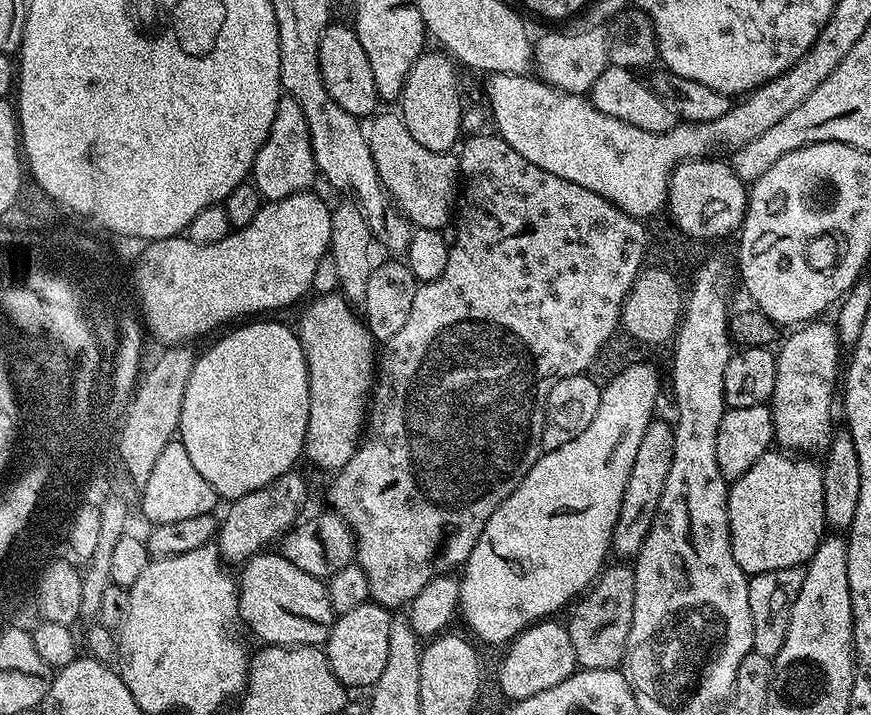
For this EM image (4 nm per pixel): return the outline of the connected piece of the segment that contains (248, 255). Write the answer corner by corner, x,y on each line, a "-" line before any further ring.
305,190
303,192
295,192
292,196
287,196
286,198
282,198
281,200
274,200
271,202
264,202
261,203
260,209
258,210
258,214
254,214
254,218
251,222
249,222
244,228
237,228
231,232
228,233
228,236
226,238
222,238
222,242
210,242
209,244
199,244
198,242
194,242
193,240
188,239
187,235
181,234
178,236
171,236
170,238
166,238
165,240
154,240
151,241
147,245
148,248
145,250
144,253
140,256
140,261
136,264
136,292
138,295
140,295
140,308
138,307
139,315
142,317
142,323
143,327
147,329
147,331
150,333
152,331
152,336
156,340
161,340
161,345
164,346
184,346
187,345
189,342
188,340
192,340
195,338
195,336
204,336
207,334
207,332
212,332
215,330
215,328
220,328
223,326
223,324
231,325
233,322
231,320
236,320
239,318
239,316
248,316
244,318
252,318
255,316
252,316
255,314
255,312
272,312
275,310
275,308
284,308
287,306
287,304
292,304
295,302
295,300
300,300
303,298
304,295
307,293
309,294
310,289
312,287
311,279
314,278
314,270
318,267
318,262
321,262
324,255
328,254
330,252
330,249
328,247
328,243
330,242
330,222
332,221
332,208
330,207
330,204
327,204
326,201
323,200
320,196
315,196
315,191
312,190

